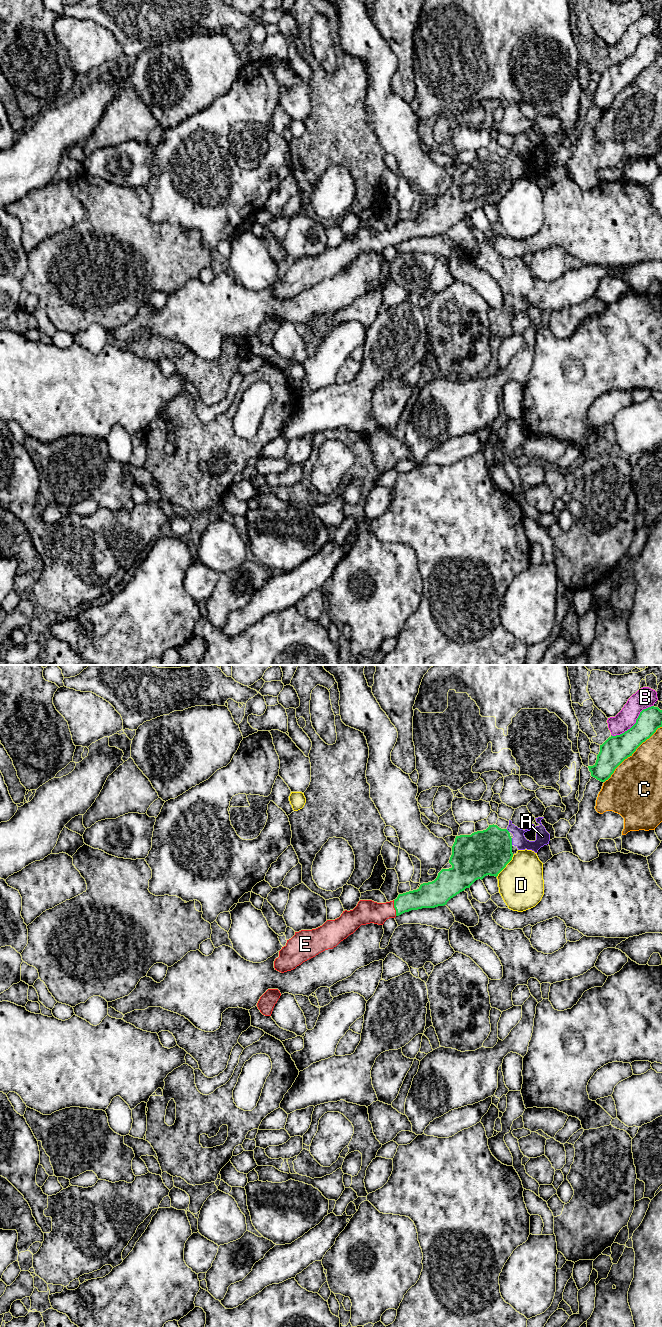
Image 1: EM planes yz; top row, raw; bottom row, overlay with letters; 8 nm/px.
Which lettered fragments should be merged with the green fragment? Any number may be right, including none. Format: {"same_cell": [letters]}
{"same_cell": ["E"]}

